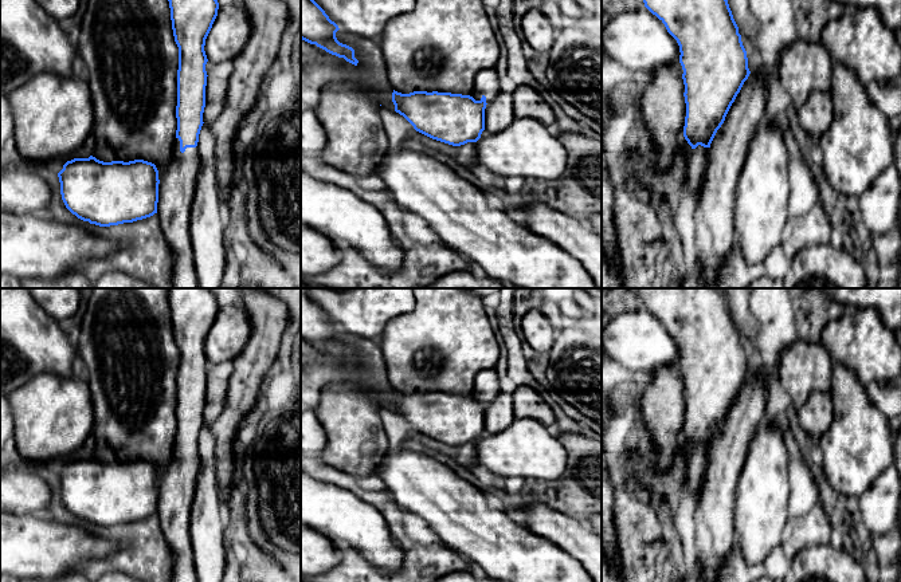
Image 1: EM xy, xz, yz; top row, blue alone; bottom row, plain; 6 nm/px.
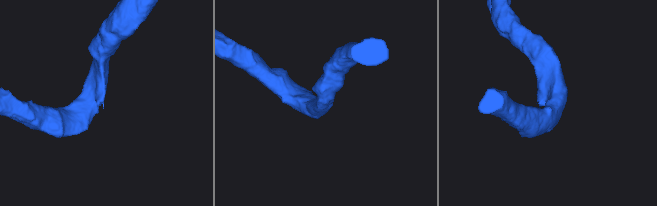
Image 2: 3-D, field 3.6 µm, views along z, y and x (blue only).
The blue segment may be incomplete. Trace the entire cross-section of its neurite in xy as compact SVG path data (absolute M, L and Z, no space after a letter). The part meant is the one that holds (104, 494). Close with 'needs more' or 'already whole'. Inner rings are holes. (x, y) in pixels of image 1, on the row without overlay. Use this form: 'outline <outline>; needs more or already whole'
outline M169 288L168 302L179 347L177 430L162 477L144 460L103 463L93 456L67 461L58 477L66 508L90 524L110 527L156 514L173 552L172 582L197 582L189 520L201 469L197 443L208 377L204 346L219 303L208 288Z; needs more

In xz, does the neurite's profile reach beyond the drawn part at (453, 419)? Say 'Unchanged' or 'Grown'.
Grown

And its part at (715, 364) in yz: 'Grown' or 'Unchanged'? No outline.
Grown

